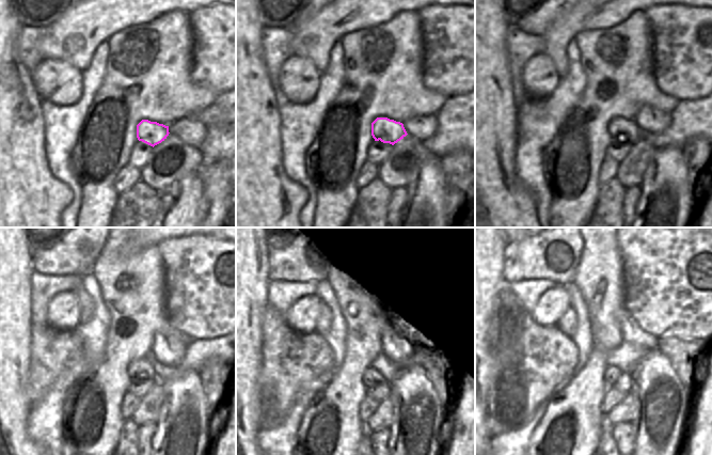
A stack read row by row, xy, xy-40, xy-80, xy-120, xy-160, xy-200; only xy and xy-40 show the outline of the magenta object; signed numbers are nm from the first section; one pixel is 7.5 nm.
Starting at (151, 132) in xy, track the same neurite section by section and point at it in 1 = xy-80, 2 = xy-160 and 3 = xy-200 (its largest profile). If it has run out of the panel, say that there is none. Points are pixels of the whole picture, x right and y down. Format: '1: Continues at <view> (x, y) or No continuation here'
1: Continues at xy-80 (621, 129)
2: Continues at xy-160 (372, 375)
3: Continues at xy-200 (612, 374).

